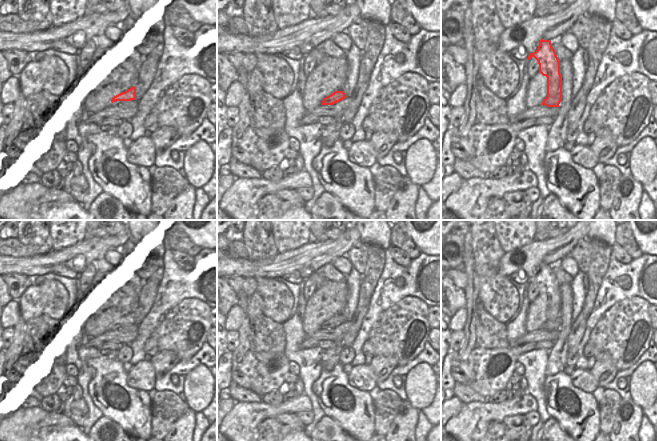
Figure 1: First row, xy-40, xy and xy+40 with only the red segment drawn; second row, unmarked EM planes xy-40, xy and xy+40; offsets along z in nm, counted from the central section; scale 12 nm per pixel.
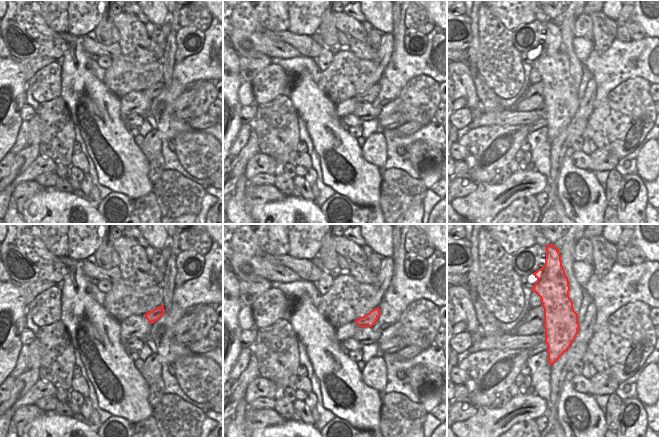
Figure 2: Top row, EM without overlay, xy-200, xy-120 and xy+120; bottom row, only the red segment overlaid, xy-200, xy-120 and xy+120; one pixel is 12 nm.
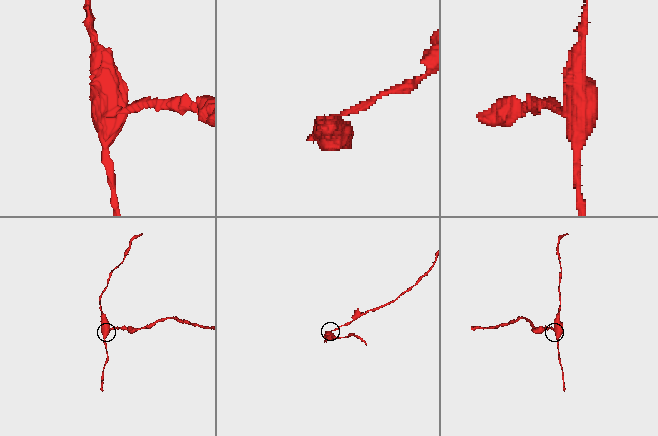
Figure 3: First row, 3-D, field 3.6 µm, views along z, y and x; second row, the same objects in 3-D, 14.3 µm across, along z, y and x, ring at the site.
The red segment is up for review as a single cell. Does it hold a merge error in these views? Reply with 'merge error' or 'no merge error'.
merge error

